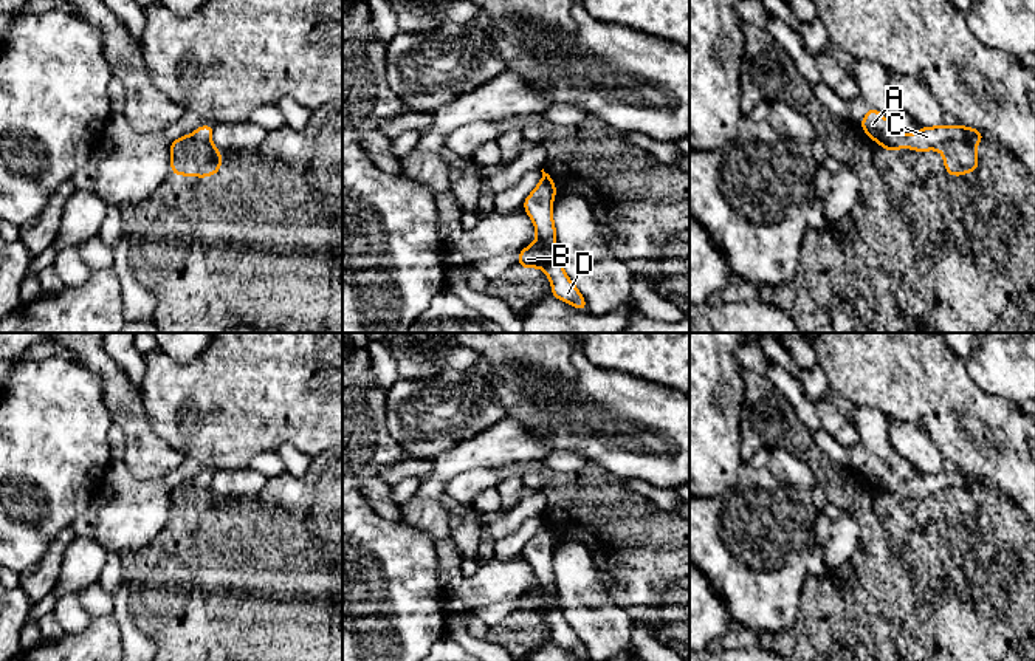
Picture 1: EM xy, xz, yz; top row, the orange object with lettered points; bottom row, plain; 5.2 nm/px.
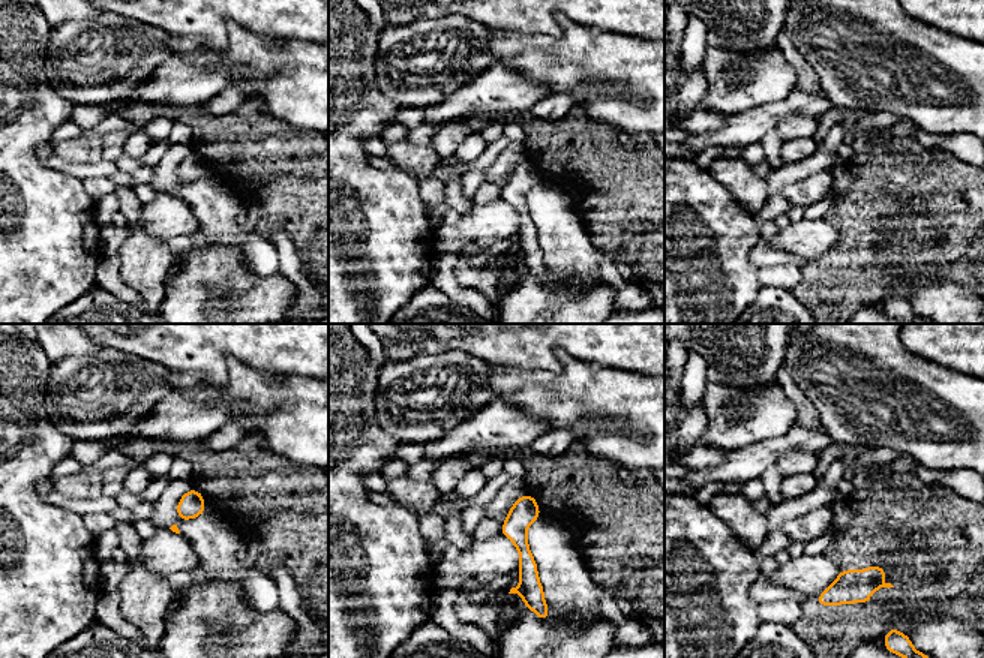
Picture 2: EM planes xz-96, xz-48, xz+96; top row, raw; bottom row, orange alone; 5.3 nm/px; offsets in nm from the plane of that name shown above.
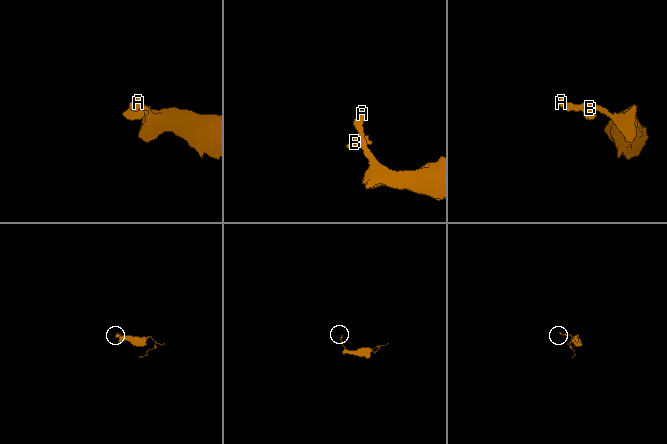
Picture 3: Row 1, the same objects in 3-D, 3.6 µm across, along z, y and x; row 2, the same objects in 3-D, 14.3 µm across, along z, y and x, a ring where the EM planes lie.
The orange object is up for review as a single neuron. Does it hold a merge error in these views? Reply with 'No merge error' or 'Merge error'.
Merge error

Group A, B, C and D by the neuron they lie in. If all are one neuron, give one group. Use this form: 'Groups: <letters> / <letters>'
Groups: A C D / B

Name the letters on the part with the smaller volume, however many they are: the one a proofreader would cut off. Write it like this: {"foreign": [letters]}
{"foreign": ["B"]}

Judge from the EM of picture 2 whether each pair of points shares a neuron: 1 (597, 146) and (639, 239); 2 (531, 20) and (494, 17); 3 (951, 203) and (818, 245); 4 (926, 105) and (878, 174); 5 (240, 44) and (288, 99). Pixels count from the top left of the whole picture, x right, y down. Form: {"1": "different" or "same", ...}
{"1": "same", "2": "same", "3": "different", "4": "different", "5": "same"}

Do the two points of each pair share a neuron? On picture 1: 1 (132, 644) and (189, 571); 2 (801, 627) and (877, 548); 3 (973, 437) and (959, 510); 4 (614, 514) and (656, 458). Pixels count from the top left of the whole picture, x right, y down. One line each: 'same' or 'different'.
1: different
2: same
3: different
4: different

